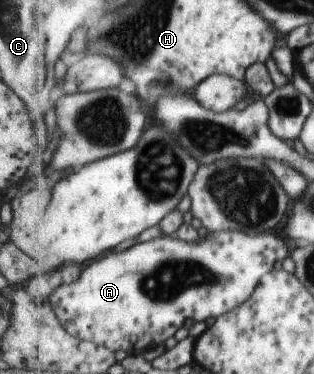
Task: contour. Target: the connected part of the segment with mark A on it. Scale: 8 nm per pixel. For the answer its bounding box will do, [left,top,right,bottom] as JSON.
[49,231,291,355]

